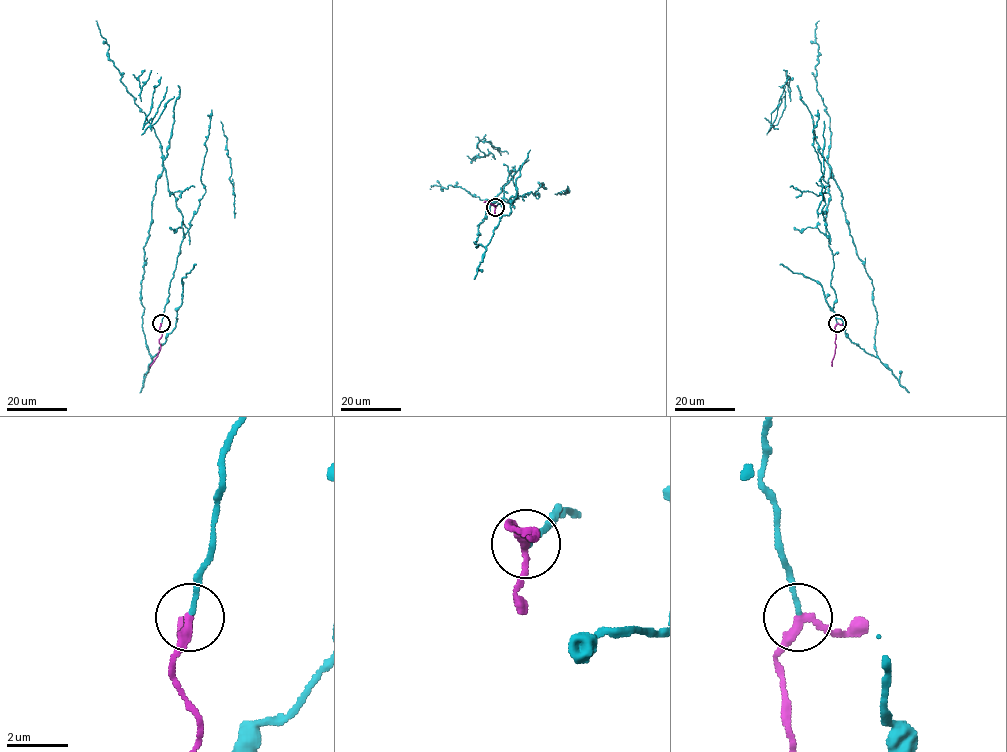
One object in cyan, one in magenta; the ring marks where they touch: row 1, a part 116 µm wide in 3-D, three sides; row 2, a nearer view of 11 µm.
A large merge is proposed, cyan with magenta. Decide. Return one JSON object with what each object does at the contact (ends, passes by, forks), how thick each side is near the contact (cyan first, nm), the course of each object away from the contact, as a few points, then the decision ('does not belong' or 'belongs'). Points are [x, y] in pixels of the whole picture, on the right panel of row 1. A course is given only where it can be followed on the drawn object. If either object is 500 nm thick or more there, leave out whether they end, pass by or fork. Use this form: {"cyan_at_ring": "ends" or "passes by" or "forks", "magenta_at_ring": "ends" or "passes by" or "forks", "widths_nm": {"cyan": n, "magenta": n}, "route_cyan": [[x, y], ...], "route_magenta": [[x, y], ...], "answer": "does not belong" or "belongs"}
{"cyan_at_ring": "ends", "magenta_at_ring": "passes by", "widths_nm": {"cyan": 140, "magenta": 240}, "route_cyan": [[837, 322], [825, 234], [829, 168], [872, 280], [876, 356], [851, 341], [819, 283], [780, 265]], "route_magenta": [[837, 323], [831, 366]], "answer": "does not belong"}

